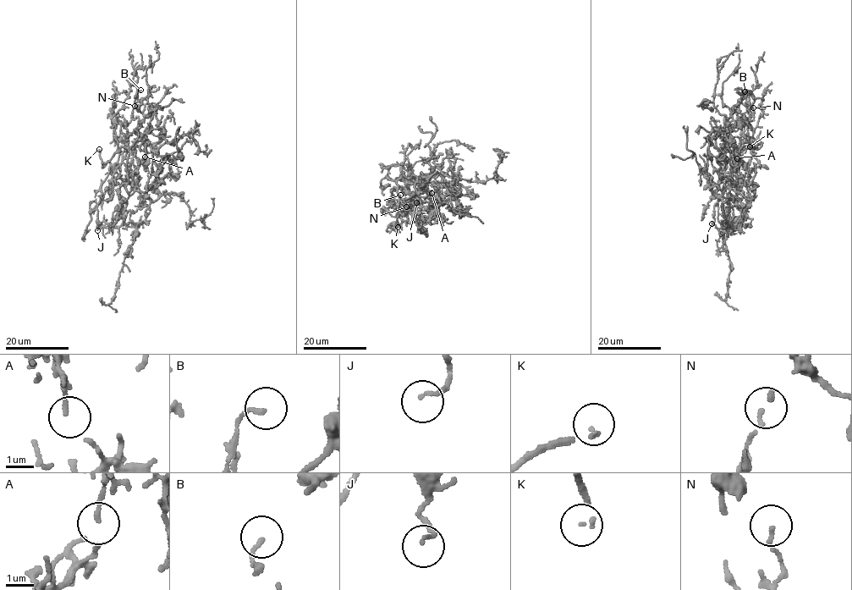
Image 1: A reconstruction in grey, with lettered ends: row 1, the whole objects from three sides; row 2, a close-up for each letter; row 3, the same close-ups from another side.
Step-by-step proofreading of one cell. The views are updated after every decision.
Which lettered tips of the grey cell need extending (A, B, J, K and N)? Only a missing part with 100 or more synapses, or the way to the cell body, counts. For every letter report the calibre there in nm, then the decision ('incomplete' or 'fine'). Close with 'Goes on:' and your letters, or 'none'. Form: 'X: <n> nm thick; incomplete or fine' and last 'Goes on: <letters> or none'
A: 90 nm thick; fine
B: 150 nm thick; fine
J: 120 nm thick; fine
K: 100 nm thick; incomplete
N: 110 nm thick; fine
Goes on: K

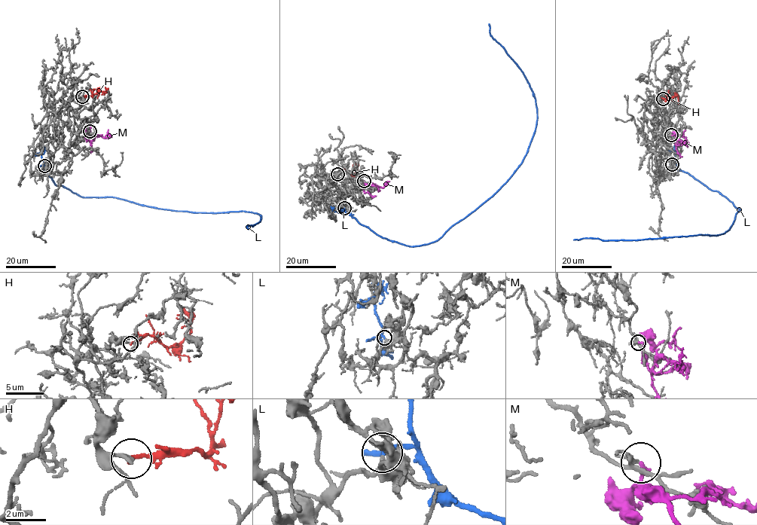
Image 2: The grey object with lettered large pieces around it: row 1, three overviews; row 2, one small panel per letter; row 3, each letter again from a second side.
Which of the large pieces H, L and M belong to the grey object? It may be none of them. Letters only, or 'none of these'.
H

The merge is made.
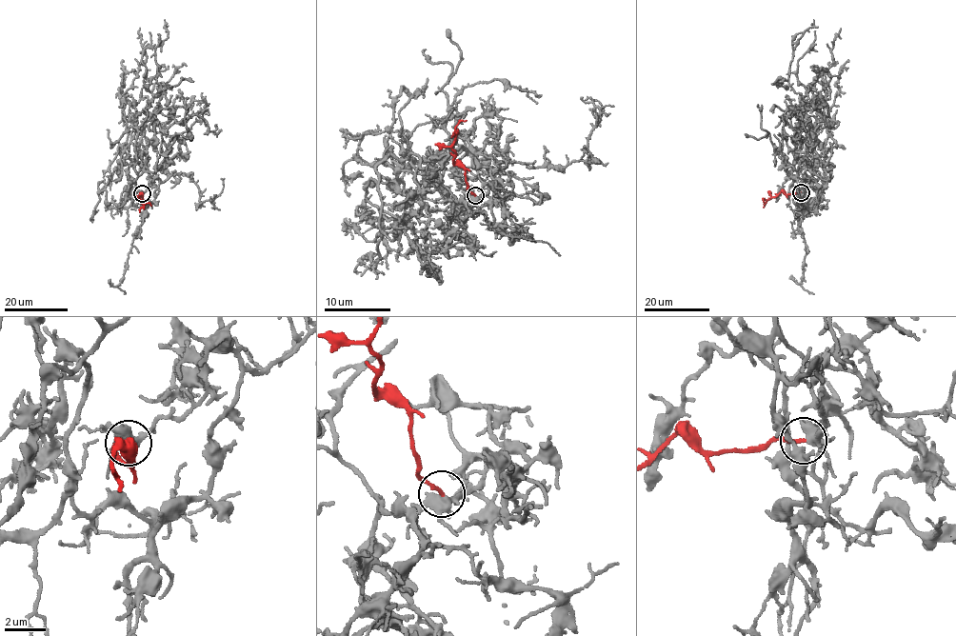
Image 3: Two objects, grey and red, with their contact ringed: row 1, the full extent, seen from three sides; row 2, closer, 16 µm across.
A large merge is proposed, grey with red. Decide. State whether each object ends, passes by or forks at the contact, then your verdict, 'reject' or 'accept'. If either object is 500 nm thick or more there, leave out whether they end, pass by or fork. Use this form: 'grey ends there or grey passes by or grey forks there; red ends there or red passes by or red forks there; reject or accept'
grey forks there; red ends there; accept

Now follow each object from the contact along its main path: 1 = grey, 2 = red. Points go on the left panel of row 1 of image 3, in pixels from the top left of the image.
1: (142, 193), (160, 167), (139, 175), (138, 131), (126, 130), (124, 92), (147, 59), (139, 28)
2: (142, 193), (140, 201), (150, 206)

